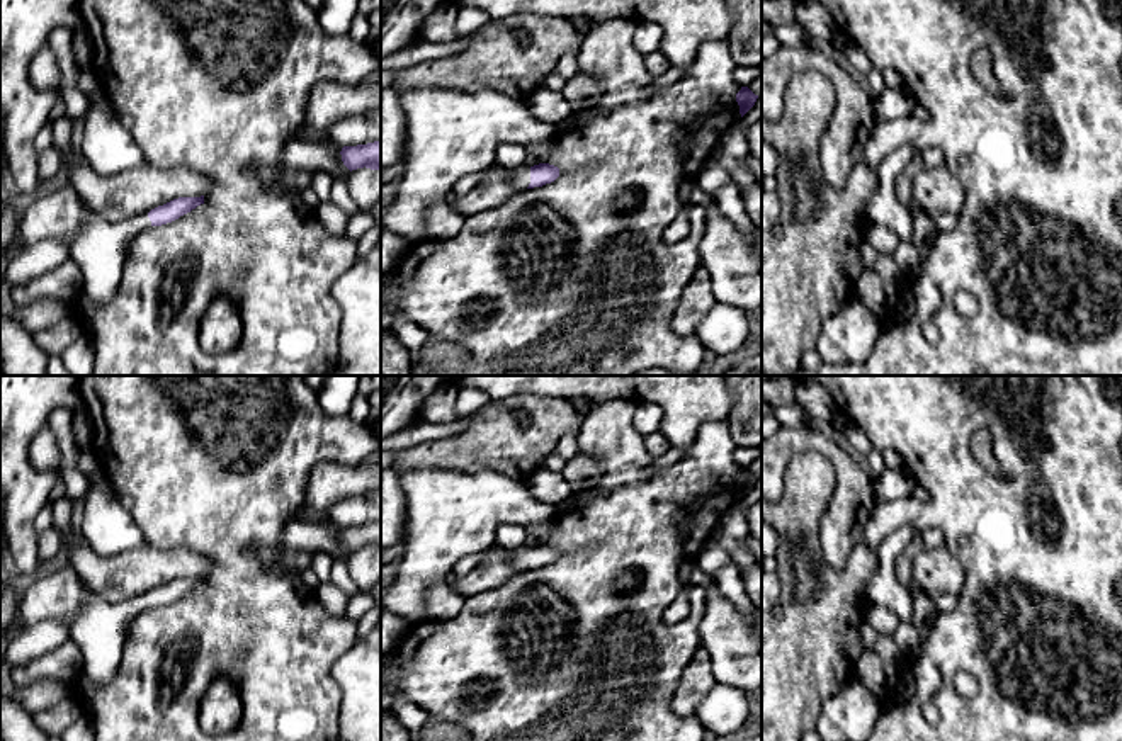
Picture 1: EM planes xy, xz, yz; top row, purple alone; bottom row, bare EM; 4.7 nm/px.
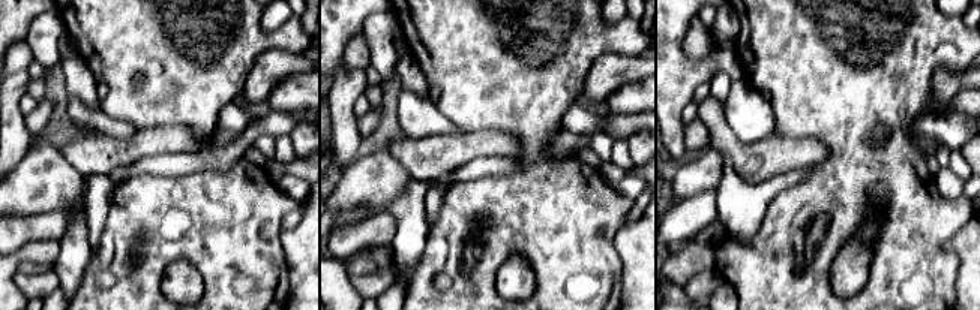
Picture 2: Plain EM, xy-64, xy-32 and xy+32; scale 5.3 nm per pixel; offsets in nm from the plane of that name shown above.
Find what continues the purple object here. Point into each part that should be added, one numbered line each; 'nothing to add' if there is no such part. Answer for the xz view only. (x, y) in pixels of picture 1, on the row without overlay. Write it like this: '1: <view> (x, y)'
1: xz (521, 559)

